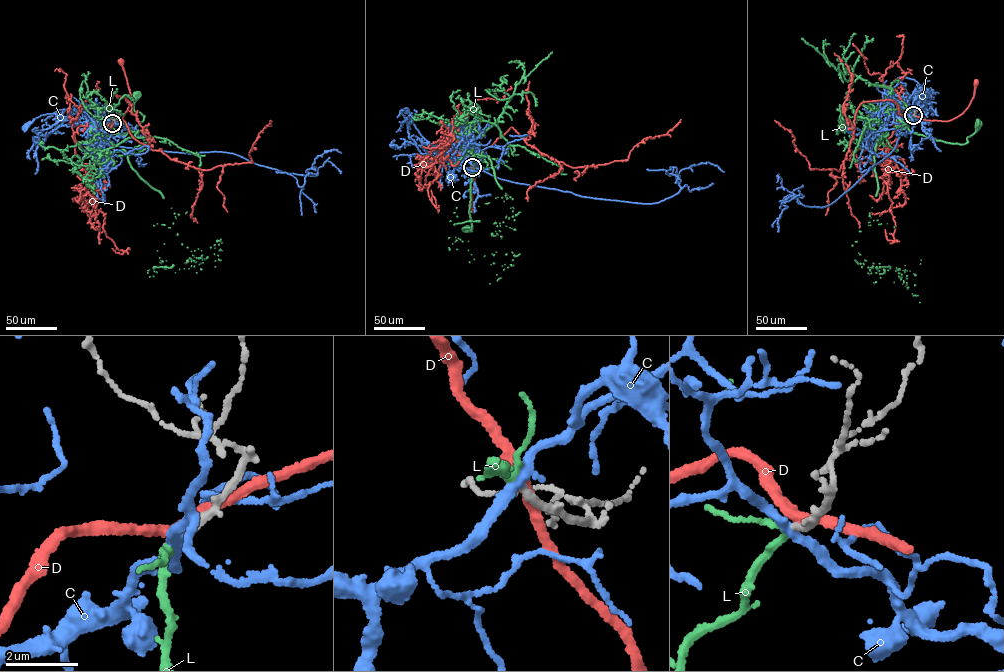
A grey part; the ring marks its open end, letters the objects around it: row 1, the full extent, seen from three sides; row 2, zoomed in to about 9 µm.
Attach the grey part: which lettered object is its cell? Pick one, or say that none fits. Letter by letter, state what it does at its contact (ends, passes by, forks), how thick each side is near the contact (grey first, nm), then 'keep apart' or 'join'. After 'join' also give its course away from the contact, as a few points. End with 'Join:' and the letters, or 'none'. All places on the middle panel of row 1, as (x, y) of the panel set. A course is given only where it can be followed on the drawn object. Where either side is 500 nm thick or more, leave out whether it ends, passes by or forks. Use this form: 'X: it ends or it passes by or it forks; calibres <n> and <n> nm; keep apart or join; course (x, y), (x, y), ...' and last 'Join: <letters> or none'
C: it passes by; calibres 240 and 280 nm; keep apart
D: it passes by; calibres 300 and 280 nm; keep apart
L: it passes by; calibres 240 and 180 nm; join; course (472, 167), (475, 167), (469, 210), (471, 230), (466, 229)
Join: L

